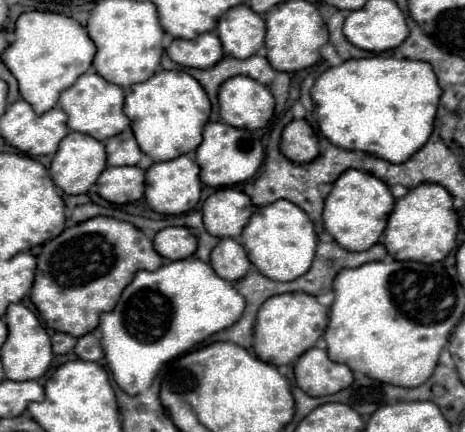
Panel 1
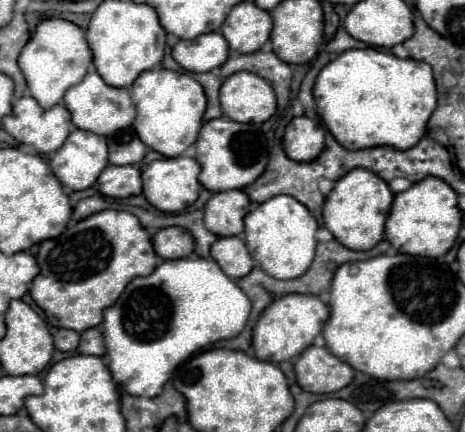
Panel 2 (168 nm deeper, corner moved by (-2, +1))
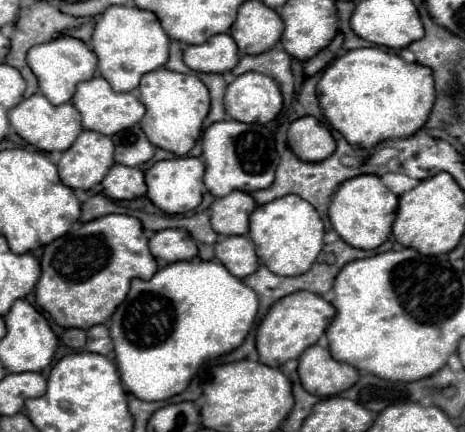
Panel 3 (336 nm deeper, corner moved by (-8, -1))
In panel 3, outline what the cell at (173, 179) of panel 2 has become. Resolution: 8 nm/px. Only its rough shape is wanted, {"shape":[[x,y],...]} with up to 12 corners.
{"shape":[[198,157],[158,161],[146,171],[148,199],[170,215],[202,201]]}

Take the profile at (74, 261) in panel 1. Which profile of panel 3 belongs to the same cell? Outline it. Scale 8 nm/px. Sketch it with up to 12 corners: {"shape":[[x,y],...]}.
{"shape":[[130,215],[44,247],[36,304],[60,327],[110,319],[158,265]]}

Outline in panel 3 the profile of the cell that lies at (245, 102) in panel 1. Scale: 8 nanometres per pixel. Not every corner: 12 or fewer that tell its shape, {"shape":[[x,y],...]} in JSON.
{"shape":[[248,71],[226,87],[236,121],[268,123],[282,109],[272,77]]}

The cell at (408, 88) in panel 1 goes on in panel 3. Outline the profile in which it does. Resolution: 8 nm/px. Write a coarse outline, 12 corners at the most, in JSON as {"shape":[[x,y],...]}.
{"shape":[[382,47],[336,57],[318,81],[352,147],[414,135],[432,69]]}

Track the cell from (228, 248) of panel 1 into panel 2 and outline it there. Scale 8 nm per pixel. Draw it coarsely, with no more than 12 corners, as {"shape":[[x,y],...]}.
{"shape":[[220,237],[212,257],[232,279],[254,261],[240,237]]}

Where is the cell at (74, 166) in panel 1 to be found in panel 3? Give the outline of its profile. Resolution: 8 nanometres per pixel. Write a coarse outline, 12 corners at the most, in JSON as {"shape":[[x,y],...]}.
{"shape":[[82,131],[58,161],[60,179],[90,189],[114,165],[114,143]]}

